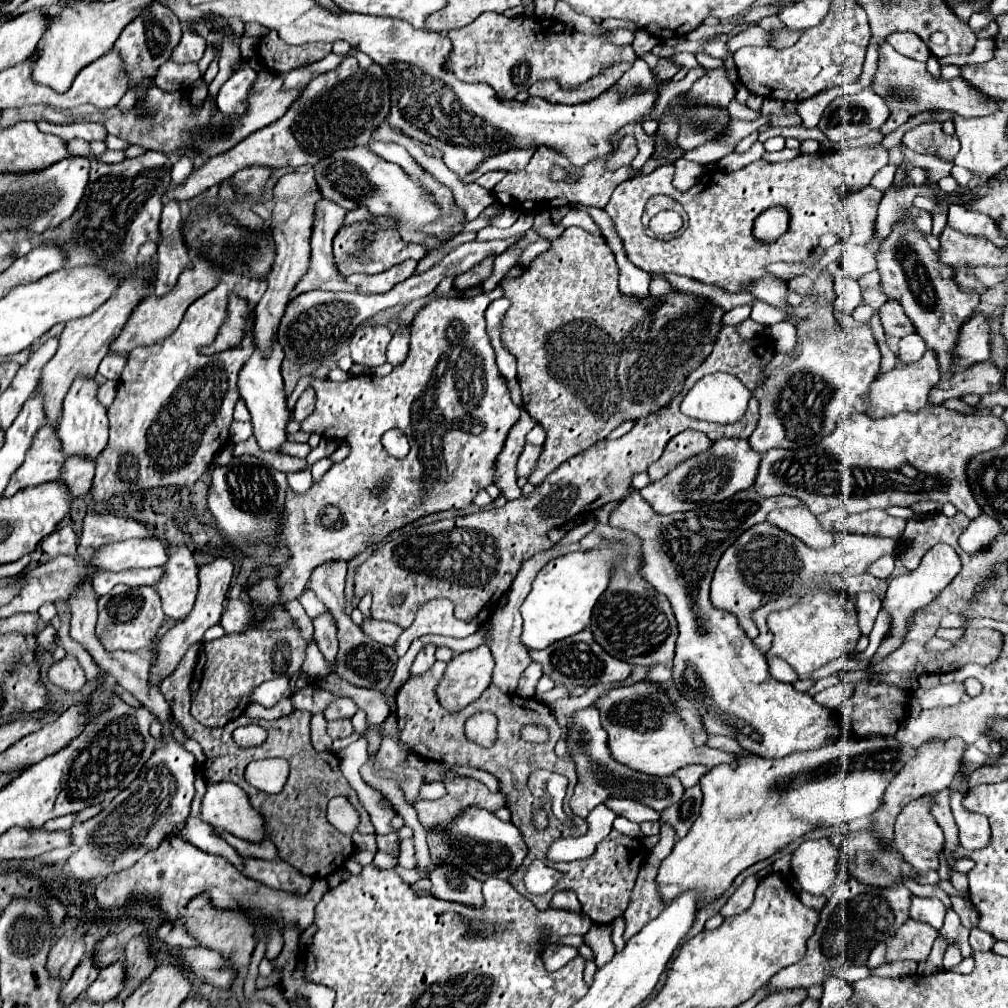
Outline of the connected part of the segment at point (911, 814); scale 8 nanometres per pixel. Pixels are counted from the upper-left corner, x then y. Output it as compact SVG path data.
M931 795L919 797L911 801L911 805L903 807L903 811L897 815L897 821L895 821L895 845L903 853L903 857L907 857L907 861L911 861L911 865L921 873L937 871L939 853L943 851L943 829L931 815L931 805L933 805Z

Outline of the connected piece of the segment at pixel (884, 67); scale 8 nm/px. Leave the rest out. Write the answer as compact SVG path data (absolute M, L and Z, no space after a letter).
M887 41L879 45L879 71L873 77L873 87L879 95L887 97L887 105L891 105L891 109L903 109L909 115L917 111L941 109L941 111L959 113L963 117L983 117L983 115L997 113L999 105L1003 103L981 93L979 89L971 89L971 85L961 77L953 81L945 81L943 77L929 75L925 63L899 55Z

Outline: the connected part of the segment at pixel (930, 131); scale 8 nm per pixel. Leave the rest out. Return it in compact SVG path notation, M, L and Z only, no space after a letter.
M925 123L909 129L903 135L903 145L917 153L935 155L944 161L954 161L960 150L960 142L955 135L945 135L939 123Z

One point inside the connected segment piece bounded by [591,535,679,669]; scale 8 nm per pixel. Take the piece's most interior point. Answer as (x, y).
(633, 622)

